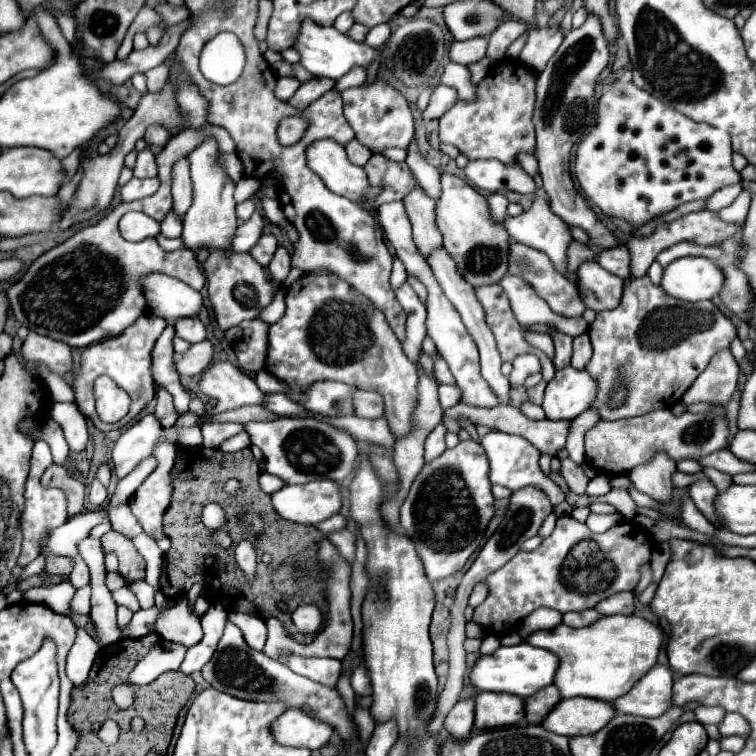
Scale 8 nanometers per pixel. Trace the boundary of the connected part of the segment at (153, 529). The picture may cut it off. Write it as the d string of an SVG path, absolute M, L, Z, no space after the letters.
M161 441L153 451L159 467L143 481L143 485L129 499L132 513L139 520L143 531L153 539L163 539L163 513L171 503L171 469L173 469L178 447Z

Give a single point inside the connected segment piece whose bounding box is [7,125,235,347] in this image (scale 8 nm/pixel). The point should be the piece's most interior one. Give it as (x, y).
(86, 289)

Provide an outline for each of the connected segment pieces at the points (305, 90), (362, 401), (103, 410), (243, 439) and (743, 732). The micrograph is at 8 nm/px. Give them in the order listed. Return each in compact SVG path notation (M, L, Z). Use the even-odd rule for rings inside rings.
M313 79L313 81L301 83L301 87L295 91L295 95L287 103L293 107L309 107L323 93L331 91L333 85L335 85L335 81L325 81L325 79Z
M357 391L355 413L365 419L383 417L383 397L373 391Z
M99 377L95 381L95 399L99 417L105 423L117 423L129 413L129 395L123 389L119 389L113 381L109 381L109 377Z
M241 431L239 435L223 441L223 443L219 445L219 449L221 449L221 451L227 451L227 453L233 453L233 451L241 451L241 449L245 449L245 447L249 447L249 445L251 445L249 435L247 435L245 431Z
M727 713L723 717L723 721L719 723L719 733L723 737L727 737L727 735L739 735L739 737L745 739L749 735L749 731L751 731L749 723L739 713Z

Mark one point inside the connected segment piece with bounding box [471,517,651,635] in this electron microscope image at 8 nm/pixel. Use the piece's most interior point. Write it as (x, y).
(573, 569)

